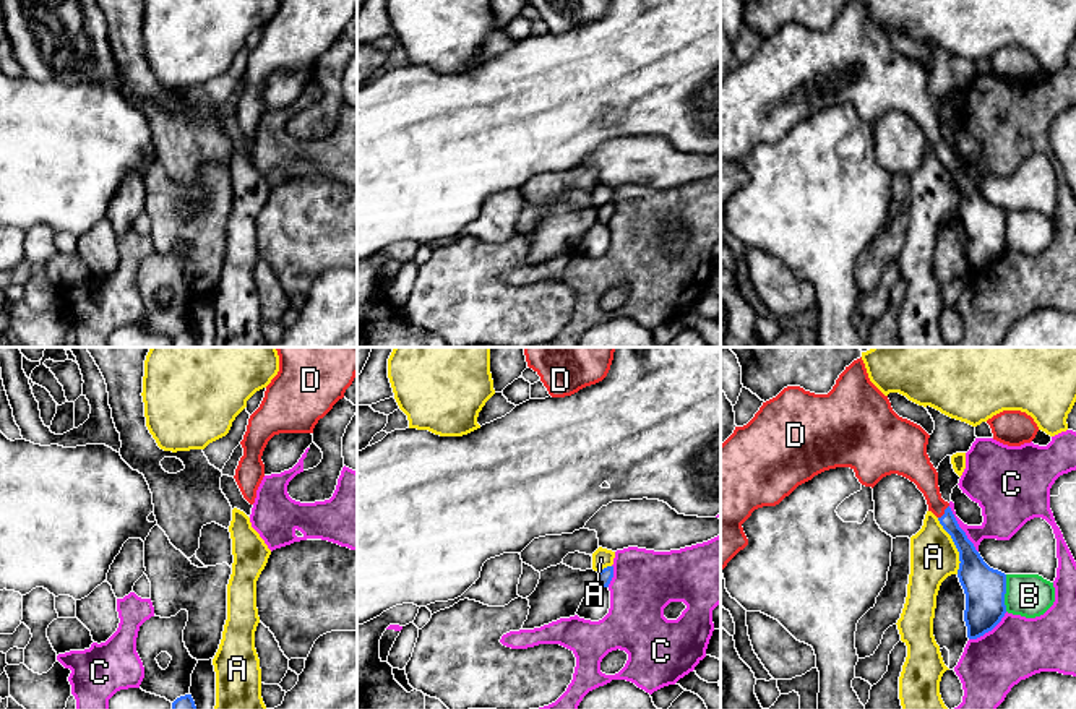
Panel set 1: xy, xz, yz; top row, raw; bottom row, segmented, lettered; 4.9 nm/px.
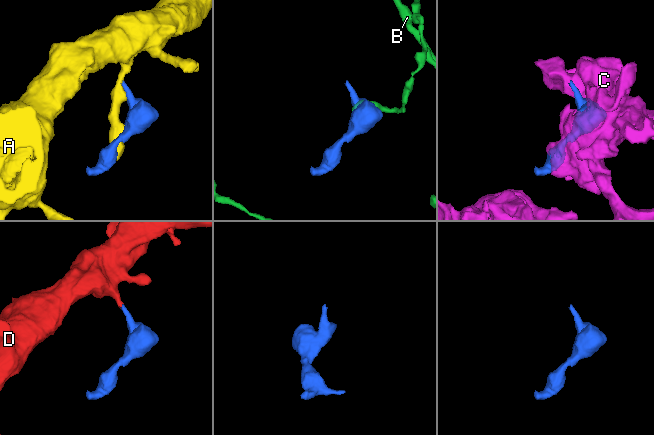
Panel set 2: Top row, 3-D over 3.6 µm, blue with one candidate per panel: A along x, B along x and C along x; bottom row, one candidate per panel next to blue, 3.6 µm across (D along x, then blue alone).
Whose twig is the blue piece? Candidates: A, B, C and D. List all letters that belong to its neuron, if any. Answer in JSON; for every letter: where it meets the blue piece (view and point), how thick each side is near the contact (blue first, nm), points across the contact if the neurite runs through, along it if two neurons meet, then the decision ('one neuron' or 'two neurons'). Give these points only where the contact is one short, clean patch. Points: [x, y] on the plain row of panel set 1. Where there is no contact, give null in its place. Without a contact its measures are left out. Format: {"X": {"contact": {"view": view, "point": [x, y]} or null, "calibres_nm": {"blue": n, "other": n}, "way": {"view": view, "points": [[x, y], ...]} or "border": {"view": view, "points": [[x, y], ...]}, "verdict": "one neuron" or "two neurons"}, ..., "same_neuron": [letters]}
{"A": {"contact": {"view": "yz", "point": [955, 180]}, "calibres_nm": {"blue": 190, "other": 240}, "verdict": "two neurons"}, "B": {"contact": {"view": "yz", "point": [1005, 229]}, "calibres_nm": {"blue": 200, "other": 220}, "border": {"view": "yz", "points": [[1007, 211], [1005, 247]]}, "verdict": "two neurons"}, "C": {"contact": {"view": "yz", "point": [961, 166]}, "calibres_nm": {"blue": 170, "other": 240}, "verdict": "two neurons"}, "D": {"contact": {"view": "yz", "point": [945, 148]}, "calibres_nm": {"blue": 100, "other": 140}, "way": {"view": "yz", "points": [[968, 192], [945, 148], [933, 137], [919, 106]]}, "verdict": "one neuron"}, "same_neuron": ["D"]}

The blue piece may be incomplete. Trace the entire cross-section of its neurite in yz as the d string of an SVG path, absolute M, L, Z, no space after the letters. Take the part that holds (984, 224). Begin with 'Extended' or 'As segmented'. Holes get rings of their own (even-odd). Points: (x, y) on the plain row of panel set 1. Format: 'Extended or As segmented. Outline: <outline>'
Extended. Outline: M865 0L846 3L828 31L815 31L800 23L784 24L721 81L721 209L748 182L742 161L751 149L779 141L815 112L850 104L862 122L873 125L883 114L897 110L923 130L928 148L938 154L959 188L958 214L966 230L967 274L977 276L992 268L1006 250L1006 211L983 198L959 164L949 140L941 135L938 109L927 91L928 75L920 62L893 47L888 32L870 18Z

